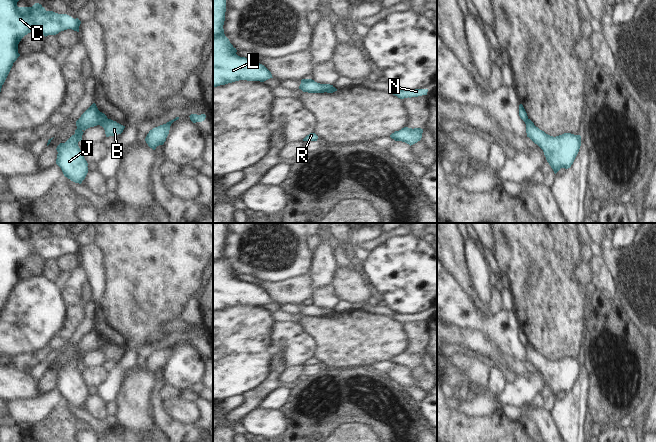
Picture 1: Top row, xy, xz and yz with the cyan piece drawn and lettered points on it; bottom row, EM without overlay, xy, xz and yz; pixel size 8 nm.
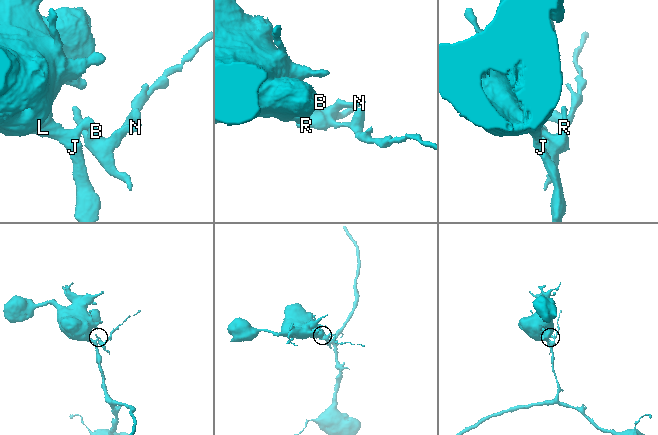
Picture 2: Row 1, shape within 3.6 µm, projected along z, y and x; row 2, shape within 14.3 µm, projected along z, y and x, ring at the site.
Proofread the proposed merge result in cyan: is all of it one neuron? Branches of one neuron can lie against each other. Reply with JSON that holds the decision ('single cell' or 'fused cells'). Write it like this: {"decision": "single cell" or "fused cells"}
{"decision": "fused cells"}

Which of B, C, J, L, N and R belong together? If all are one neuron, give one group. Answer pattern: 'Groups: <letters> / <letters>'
Groups: B N R / C J L

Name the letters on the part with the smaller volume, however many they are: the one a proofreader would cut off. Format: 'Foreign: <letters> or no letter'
Foreign: B, N, R

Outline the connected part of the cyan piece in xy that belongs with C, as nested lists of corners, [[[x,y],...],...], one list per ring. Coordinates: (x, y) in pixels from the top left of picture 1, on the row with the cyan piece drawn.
[[[0,0],[0,92],[13,63],[20,56],[18,44],[30,32],[56,35],[72,29],[79,32],[81,21],[67,14],[46,11],[35,3],[32,7],[18,7],[19,0]]]

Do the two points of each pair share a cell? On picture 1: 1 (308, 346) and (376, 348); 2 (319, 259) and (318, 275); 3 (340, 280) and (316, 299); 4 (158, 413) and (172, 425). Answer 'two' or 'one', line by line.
1: two
2: one
3: two
4: one

